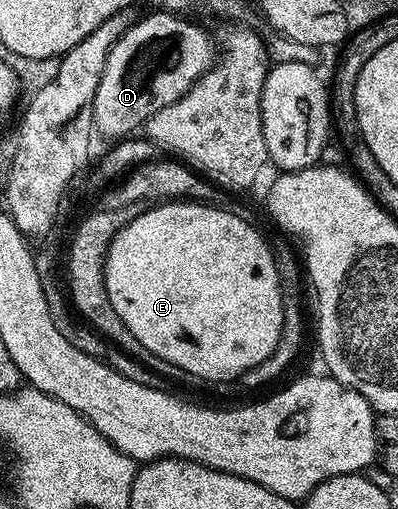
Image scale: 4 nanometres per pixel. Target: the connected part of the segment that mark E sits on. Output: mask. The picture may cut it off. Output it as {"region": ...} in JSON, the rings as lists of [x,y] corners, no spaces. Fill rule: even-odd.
{"region":[[[164,202],[150,210],[143,211],[127,225],[120,227],[113,237],[112,245],[105,256],[105,287],[111,300],[111,308],[115,308],[115,316],[123,320],[127,332],[143,344],[147,352],[167,360],[167,364],[175,364],[182,375],[190,374],[193,378],[206,378],[209,382],[229,382],[232,378],[240,379],[248,369],[263,363],[279,344],[283,328],[283,300],[281,299],[281,281],[277,275],[277,265],[273,259],[270,243],[248,222],[240,218],[233,210],[220,210],[214,206],[202,206],[200,202]]]}

